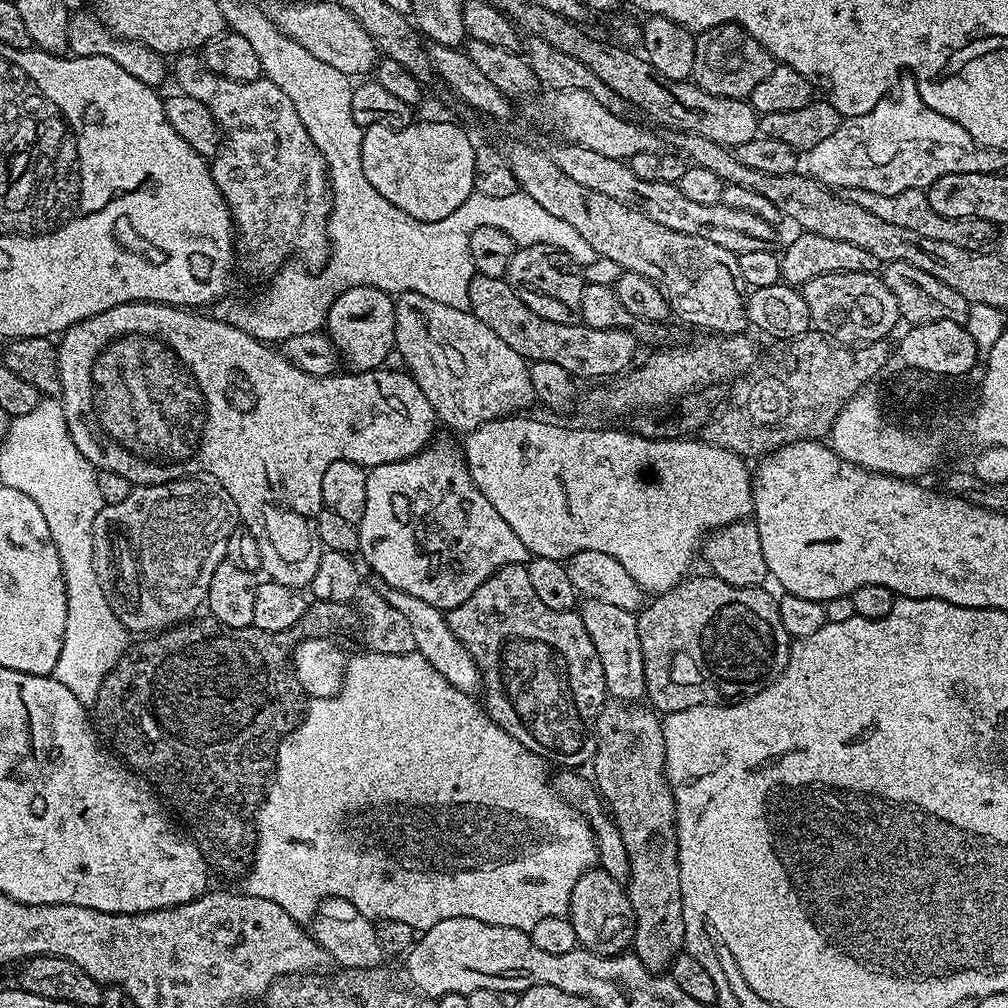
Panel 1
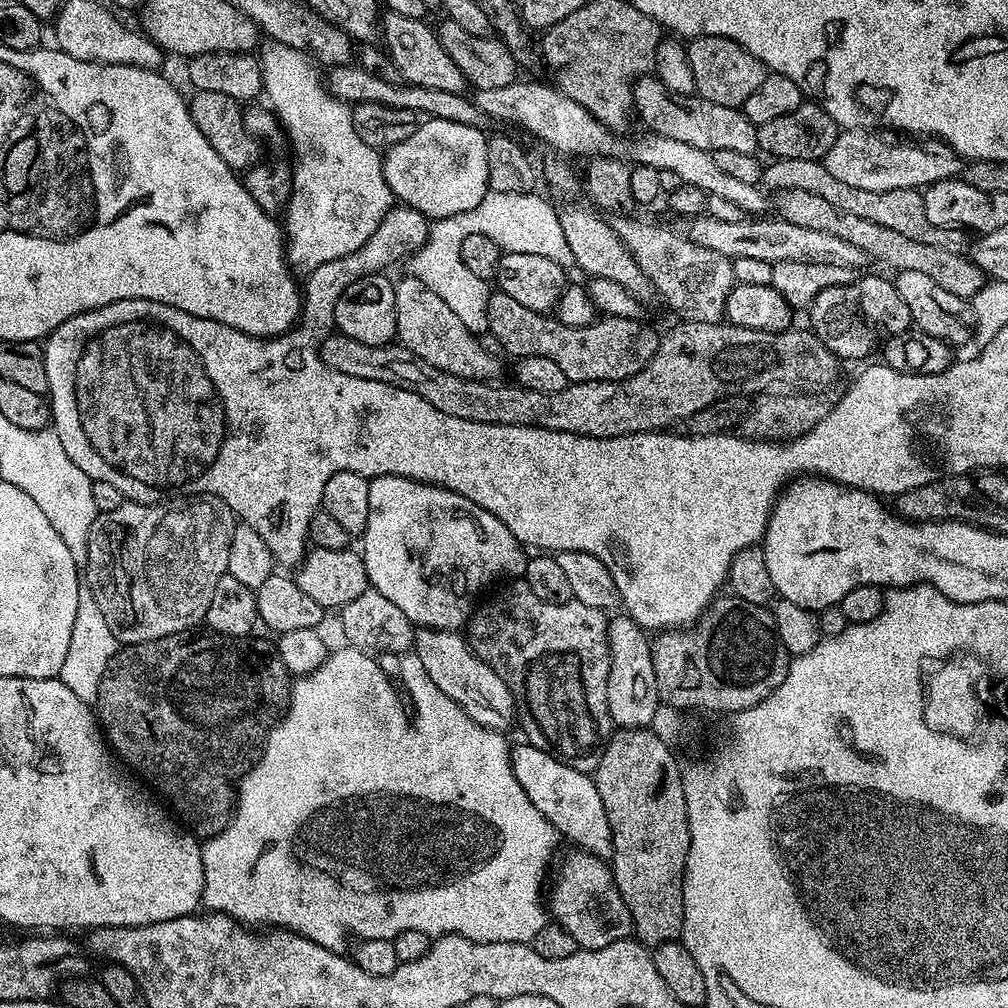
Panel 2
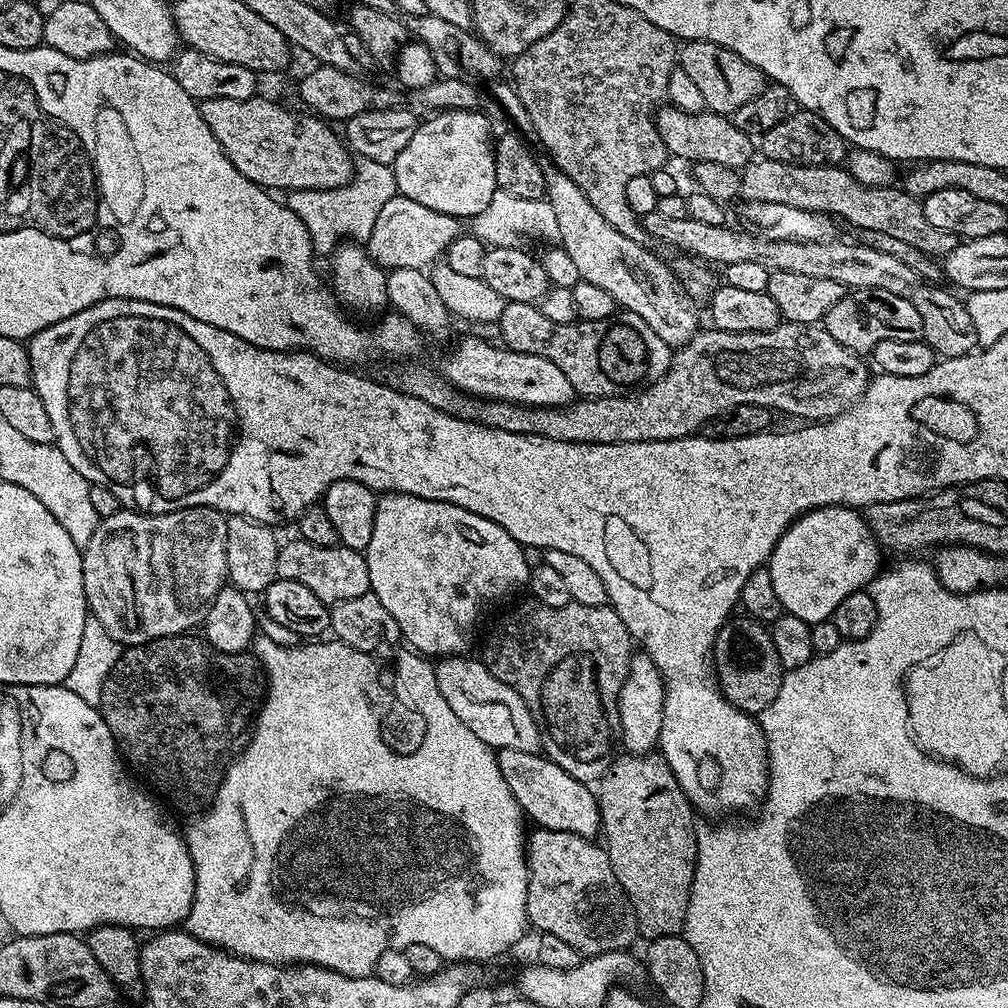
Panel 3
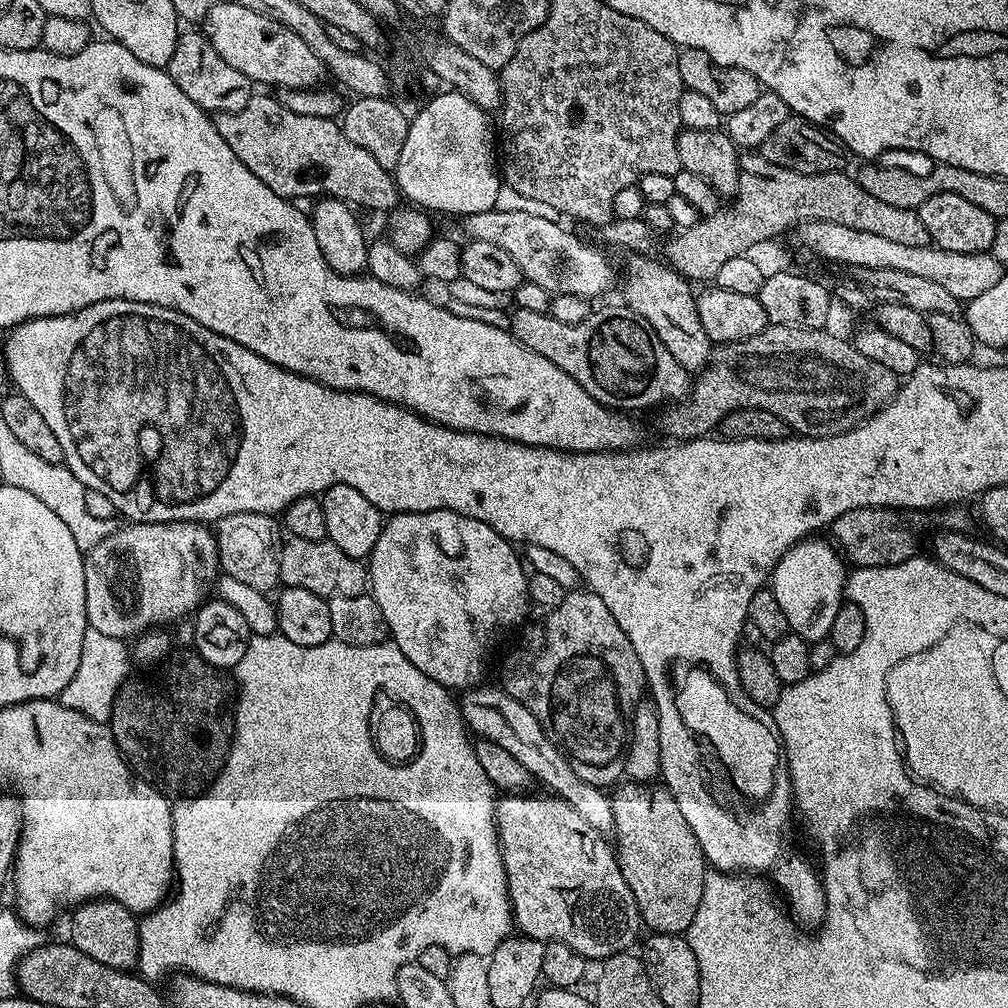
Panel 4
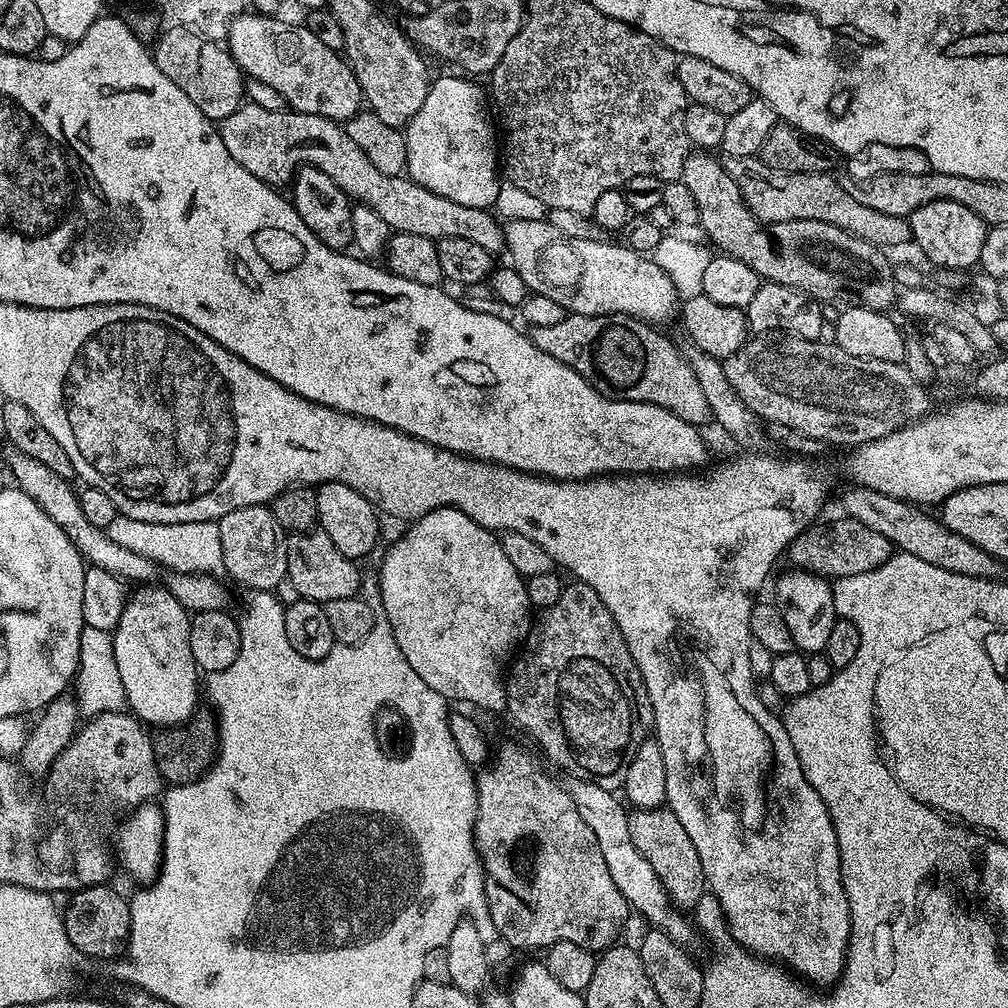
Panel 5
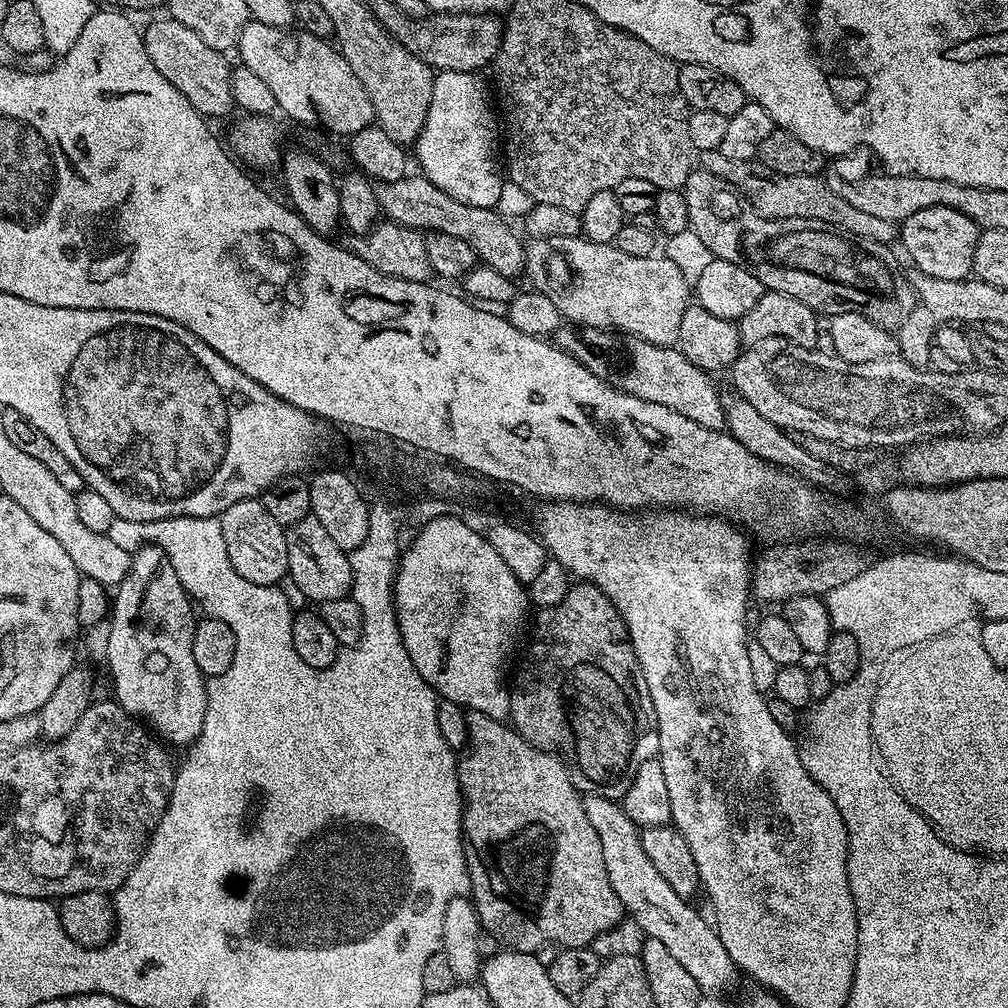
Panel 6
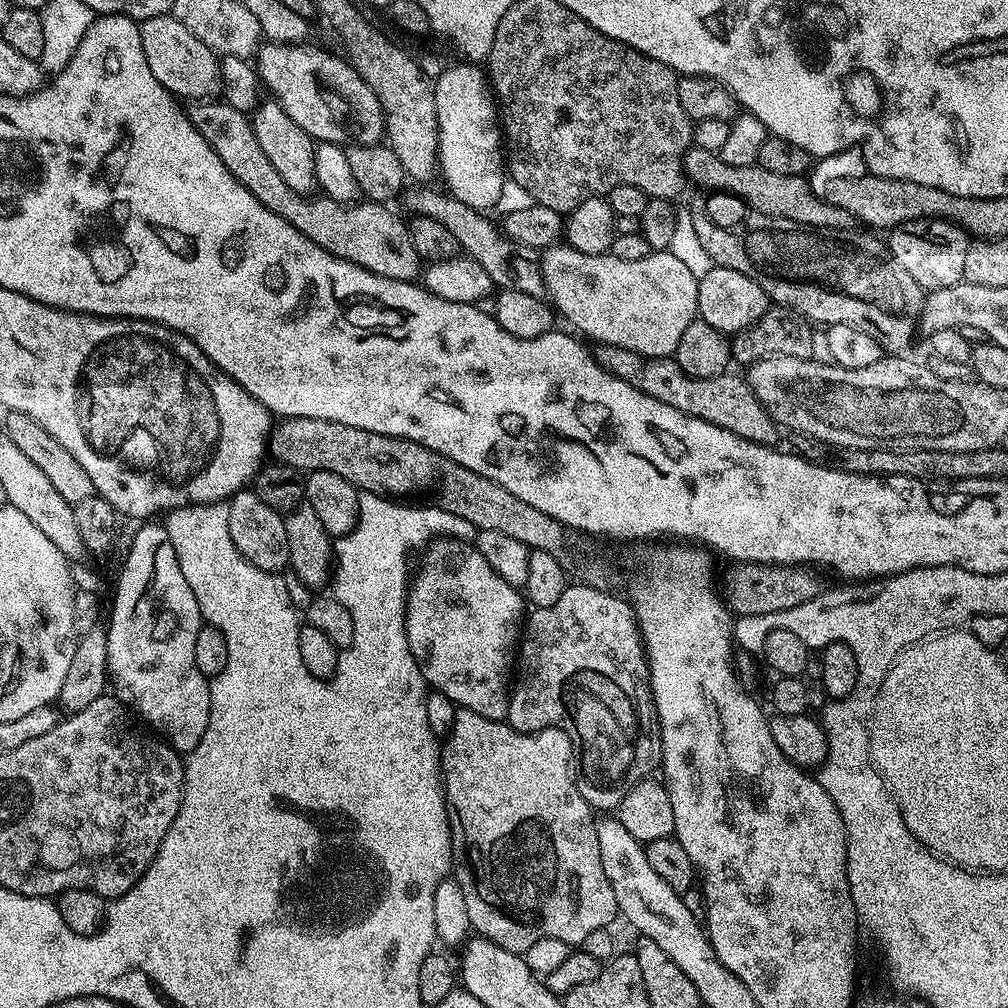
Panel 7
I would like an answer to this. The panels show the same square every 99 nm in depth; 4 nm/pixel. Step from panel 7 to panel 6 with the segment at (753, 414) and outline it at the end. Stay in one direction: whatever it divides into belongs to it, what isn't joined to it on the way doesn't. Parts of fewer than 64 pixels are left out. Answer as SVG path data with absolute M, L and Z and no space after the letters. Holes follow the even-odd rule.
M561 326L554 334L554 342L611 388L642 398L642 402L658 402L658 406L666 406L682 414L682 418L698 422L698 426L706 426L715 432L725 427L726 404L722 396L720 400L720 392L712 381L715 379L694 366L690 358L680 353L679 347L658 346L625 332L576 326Z

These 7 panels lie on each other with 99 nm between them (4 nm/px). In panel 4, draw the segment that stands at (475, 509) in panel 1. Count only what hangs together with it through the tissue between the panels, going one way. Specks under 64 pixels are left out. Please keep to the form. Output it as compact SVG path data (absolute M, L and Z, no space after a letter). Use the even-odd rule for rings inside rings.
M430 510L429 512L398 512L389 515L384 522L384 529L382 534L378 534L378 542L374 542L374 550L372 551L370 559L367 561L366 567L368 569L368 579L370 581L370 594L378 602L378 606L382 606L382 614L386 617L386 626L388 627L388 634L391 643L398 646L398 650L402 650L402 654L406 654L406 658L410 658L410 662L414 662L414 666L418 666L418 670L422 670L422 674L426 674L430 678L434 678L434 682L438 682L442 687L449 690L467 690L477 687L481 683L480 680L484 676L484 655L488 652L488 639L496 632L496 627L512 628L515 624L520 624L524 620L524 615L530 609L530 601L528 599L528 578L529 573L526 571L525 565L522 563L521 557L518 555L517 549L504 536L499 536L490 526L486 526L486 522L478 522L474 518L466 518L466 514L458 514L451 510Z

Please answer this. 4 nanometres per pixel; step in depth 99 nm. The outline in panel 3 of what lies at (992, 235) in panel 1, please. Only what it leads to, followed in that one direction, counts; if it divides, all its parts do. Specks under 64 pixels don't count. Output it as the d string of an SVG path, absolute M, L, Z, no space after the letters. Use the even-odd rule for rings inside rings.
M756 158L743 169L739 195L744 196L745 201L776 202L806 212L827 214L837 221L853 224L861 233L890 234L890 238L899 238L906 246L914 246L914 250L922 250L933 258L948 256L958 243L954 234L926 222L923 203L903 187L871 188L855 180L842 166L794 166Z

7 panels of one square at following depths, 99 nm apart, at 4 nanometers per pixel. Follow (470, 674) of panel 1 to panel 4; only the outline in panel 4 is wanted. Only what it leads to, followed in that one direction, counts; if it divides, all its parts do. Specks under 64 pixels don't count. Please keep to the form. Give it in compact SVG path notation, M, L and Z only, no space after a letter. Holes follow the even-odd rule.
M500 686L484 687L467 689L461 695L464 697L459 697L458 707L465 725L479 739L494 742L502 746L502 750L514 754L514 758L518 758L518 762L526 766L526 770L533 778L539 783L541 780L548 787L545 789L549 793L559 796L567 804L574 806L574 810L578 810L578 814L582 814L582 818L586 818L586 822L590 822L594 830L605 834L611 833L616 826L611 795L601 785L586 782L578 778L578 774L574 774L570 762L553 746L548 735L542 730L538 718L534 718L534 714L530 714L530 710L522 706L522 702L515 700Z

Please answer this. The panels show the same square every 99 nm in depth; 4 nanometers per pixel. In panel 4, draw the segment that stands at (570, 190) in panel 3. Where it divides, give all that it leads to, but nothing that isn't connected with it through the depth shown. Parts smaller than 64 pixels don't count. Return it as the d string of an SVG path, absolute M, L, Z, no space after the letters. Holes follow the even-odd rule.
M636 254L629 259L632 261L628 264L628 277L624 280L623 303L634 310L634 314L650 322L654 334L662 338L662 346L674 354L675 360L684 369L690 374L699 373L712 359L714 345L702 326L702 318L698 318L697 293L693 285L667 263L659 259L647 260L646 257L644 254Z

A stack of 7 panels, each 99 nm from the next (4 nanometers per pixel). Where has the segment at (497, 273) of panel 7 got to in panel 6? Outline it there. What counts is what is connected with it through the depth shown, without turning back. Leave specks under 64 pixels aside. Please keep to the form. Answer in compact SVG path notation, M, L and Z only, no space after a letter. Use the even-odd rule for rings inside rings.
M409 174L389 184L377 183L375 191L379 211L395 224L425 233L441 232L462 238L462 242L468 243L470 250L476 252L477 261L498 270L498 274L516 278L524 272L525 241L516 237L515 230L508 225L511 223L495 208L466 206L466 202L450 198L446 190L438 190L438 186L434 186L434 182L427 180L423 174Z

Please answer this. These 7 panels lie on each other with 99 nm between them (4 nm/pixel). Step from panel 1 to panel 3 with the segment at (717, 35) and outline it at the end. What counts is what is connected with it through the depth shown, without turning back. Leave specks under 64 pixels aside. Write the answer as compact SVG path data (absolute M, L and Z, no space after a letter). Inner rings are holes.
M705 40L683 41L678 48L678 67L686 70L690 79L698 85L705 109L719 116L731 117L738 106L758 98L766 86L766 77L762 70L758 70L758 66L750 66L746 58L734 54L734 50L726 50L726 46Z

